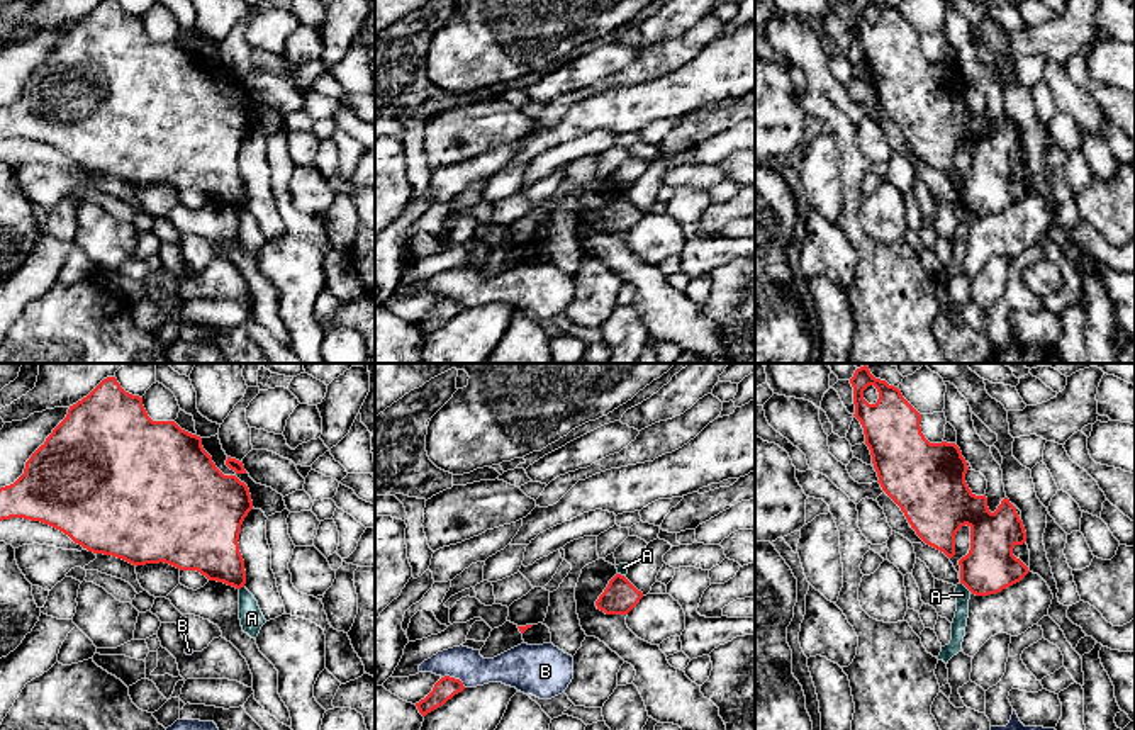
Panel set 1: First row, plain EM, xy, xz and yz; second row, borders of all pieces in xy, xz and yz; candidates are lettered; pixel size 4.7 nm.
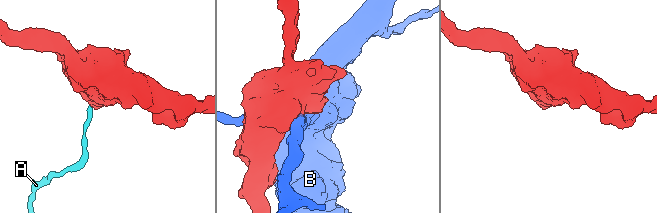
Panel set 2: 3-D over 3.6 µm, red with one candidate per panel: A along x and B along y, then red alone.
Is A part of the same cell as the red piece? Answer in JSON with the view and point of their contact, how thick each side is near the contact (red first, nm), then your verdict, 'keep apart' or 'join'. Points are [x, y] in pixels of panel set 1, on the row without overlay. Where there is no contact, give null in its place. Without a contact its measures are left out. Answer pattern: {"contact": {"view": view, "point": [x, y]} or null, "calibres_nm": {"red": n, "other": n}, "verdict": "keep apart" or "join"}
{"contact": {"view": "yz", "point": [966, 206]}, "calibres_nm": {"red": 240, "other": 70}, "verdict": "keep apart"}

